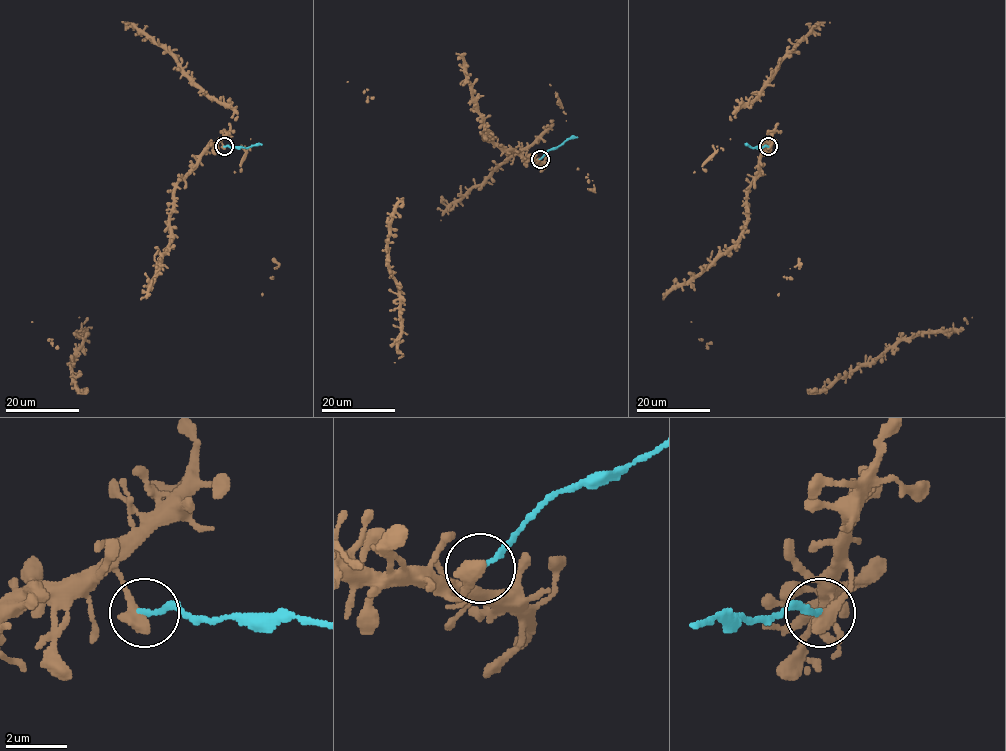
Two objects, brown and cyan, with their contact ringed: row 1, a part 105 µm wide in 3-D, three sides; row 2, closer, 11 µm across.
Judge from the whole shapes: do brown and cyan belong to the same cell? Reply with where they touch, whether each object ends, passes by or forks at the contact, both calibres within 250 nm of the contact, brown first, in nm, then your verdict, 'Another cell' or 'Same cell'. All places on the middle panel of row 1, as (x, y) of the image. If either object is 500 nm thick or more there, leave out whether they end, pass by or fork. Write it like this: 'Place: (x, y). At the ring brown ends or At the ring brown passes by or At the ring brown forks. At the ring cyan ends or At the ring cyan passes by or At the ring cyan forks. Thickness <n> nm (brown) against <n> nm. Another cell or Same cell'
Place: (540, 159). Thickness 550 nm (brown) against 170 nm. Another cell

